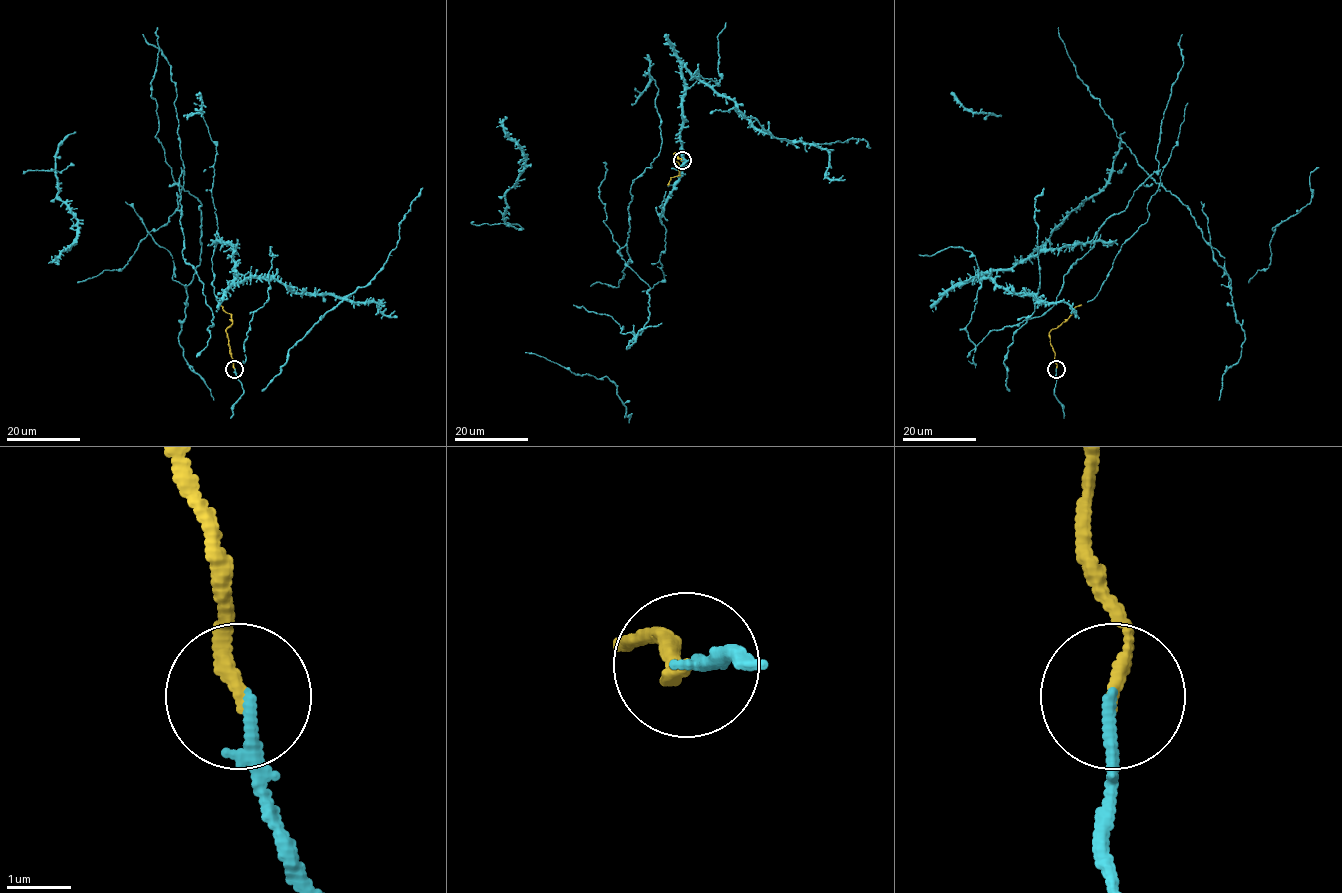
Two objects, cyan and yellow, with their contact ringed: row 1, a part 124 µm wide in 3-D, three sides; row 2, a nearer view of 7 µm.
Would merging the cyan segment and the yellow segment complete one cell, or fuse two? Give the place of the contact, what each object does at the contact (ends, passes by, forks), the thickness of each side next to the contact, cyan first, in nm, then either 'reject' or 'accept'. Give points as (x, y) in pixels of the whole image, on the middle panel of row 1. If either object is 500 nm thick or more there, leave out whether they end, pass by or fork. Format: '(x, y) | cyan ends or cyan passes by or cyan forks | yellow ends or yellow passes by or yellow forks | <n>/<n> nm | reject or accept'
(682, 160) | cyan ends | yellow ends | 180/200 nm | accept

